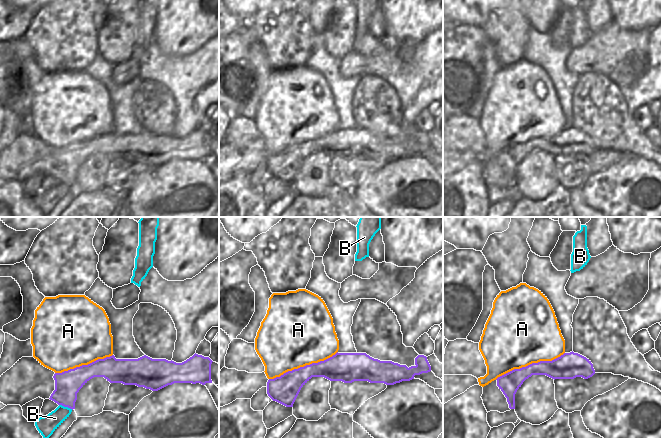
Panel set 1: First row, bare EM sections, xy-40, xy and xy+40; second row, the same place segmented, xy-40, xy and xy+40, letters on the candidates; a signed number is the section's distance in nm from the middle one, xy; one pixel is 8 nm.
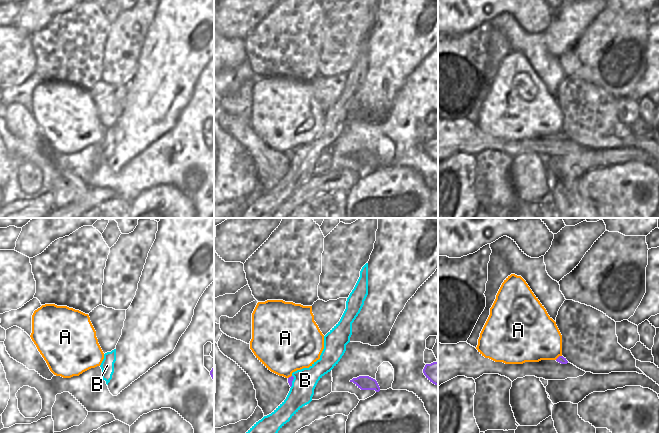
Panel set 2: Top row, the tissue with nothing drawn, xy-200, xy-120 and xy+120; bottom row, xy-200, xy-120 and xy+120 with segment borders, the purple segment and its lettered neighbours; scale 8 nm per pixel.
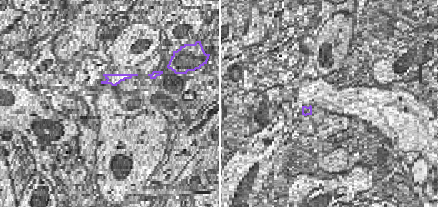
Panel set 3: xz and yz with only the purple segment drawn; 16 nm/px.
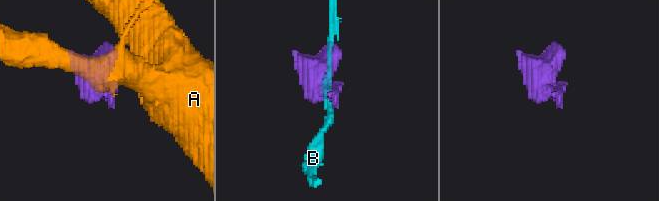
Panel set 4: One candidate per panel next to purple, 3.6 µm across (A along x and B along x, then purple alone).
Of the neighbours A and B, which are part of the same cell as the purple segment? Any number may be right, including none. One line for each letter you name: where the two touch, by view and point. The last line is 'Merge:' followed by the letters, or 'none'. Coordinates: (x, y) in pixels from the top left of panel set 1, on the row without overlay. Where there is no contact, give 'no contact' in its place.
Merge: none

